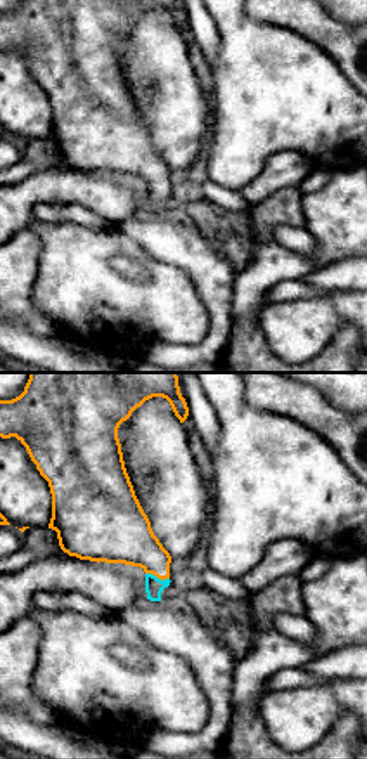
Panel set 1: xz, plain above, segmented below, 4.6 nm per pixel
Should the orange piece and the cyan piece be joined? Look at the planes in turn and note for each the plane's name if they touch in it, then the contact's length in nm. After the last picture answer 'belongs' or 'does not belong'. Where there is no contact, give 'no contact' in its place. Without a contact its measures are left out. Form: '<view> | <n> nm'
xz | 120 nm

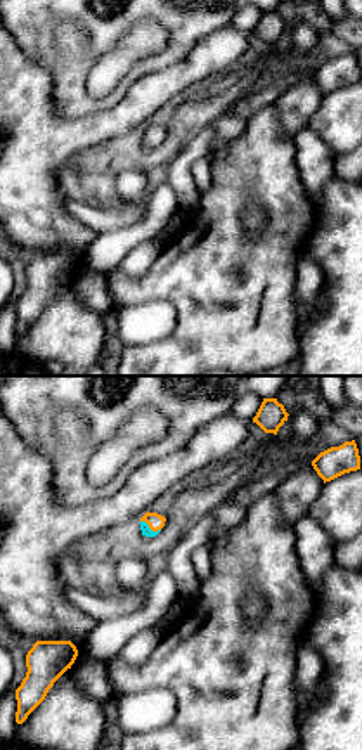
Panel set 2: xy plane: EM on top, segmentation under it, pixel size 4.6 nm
xy | 110 nm

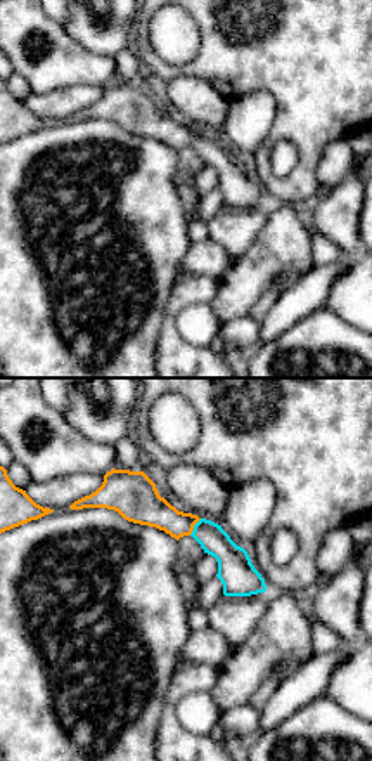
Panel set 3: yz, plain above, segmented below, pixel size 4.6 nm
yz | 100 nm

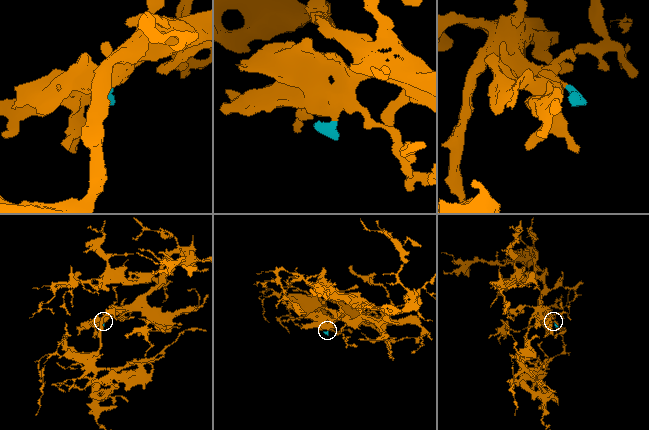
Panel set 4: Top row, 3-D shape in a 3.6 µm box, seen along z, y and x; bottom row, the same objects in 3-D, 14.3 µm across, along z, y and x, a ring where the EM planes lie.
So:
belongs

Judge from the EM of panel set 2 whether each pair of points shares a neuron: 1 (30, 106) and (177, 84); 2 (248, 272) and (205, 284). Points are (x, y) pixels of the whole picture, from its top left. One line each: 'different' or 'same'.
1: same
2: same

